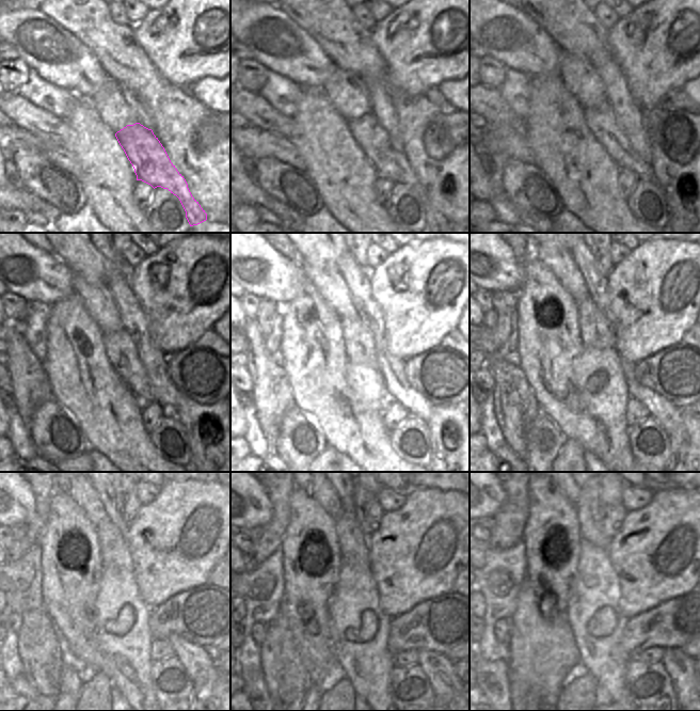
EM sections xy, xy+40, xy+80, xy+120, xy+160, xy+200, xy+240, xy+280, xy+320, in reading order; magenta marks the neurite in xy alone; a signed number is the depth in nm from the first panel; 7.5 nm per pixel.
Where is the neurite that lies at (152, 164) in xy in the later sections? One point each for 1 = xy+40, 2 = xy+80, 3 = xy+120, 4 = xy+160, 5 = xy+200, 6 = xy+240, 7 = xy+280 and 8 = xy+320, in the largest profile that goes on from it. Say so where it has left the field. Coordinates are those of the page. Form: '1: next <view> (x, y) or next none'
1: next xy+40 (372, 139)
2: next xy+80 (601, 120)
3: next xy+120 (122, 353)
4: next xy+160 (360, 349)
5: next xy+200 (595, 329)
6: next xy+240 (114, 552)
7: next xy+280 (352, 540)
8: next xy+320 (588, 504)

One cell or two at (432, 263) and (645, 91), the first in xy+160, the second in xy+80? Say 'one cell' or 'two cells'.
one cell

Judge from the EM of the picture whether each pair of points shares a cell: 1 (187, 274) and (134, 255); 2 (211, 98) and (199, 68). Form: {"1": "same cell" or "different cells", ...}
{"1": "different cells", "2": "different cells"}

